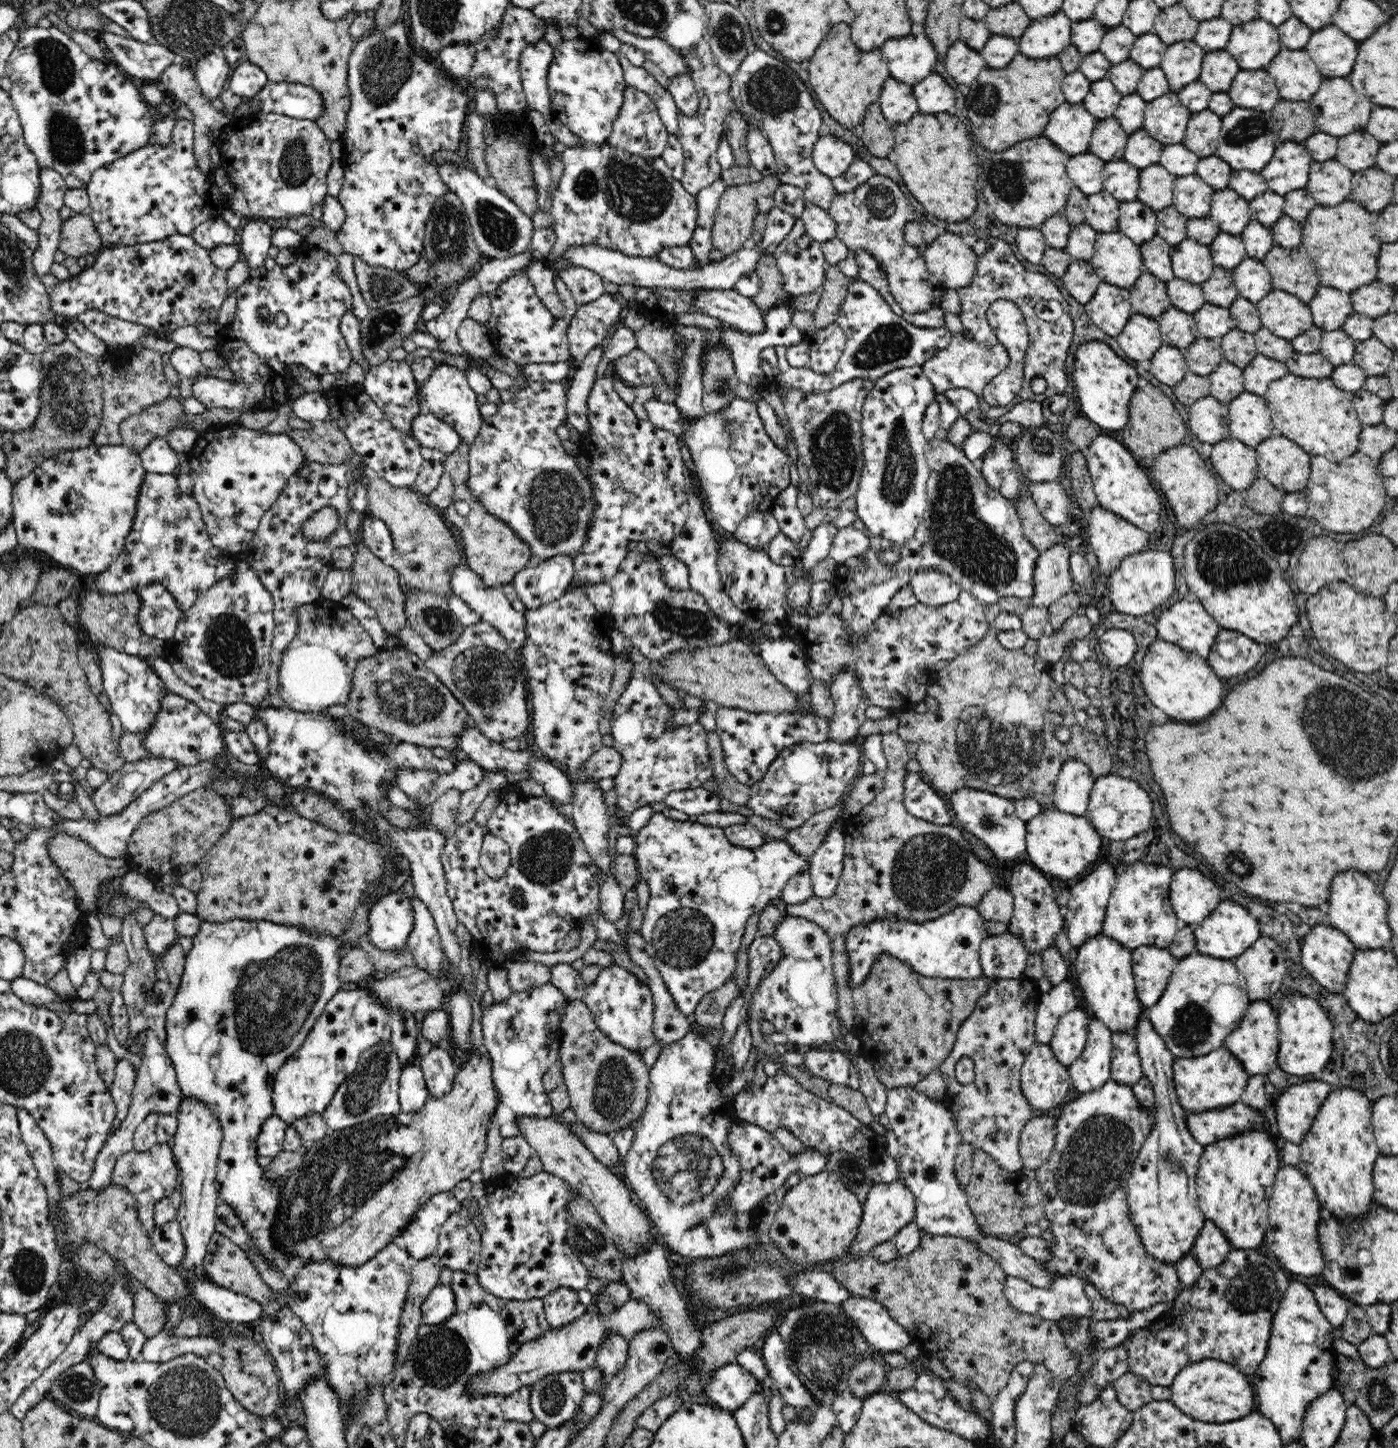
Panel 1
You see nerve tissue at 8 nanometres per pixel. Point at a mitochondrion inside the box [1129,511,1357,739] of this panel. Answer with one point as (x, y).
(1225, 560)

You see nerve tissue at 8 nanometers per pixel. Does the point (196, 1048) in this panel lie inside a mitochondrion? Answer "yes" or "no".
no

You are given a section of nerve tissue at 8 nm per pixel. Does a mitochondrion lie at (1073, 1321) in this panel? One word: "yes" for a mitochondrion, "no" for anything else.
no

